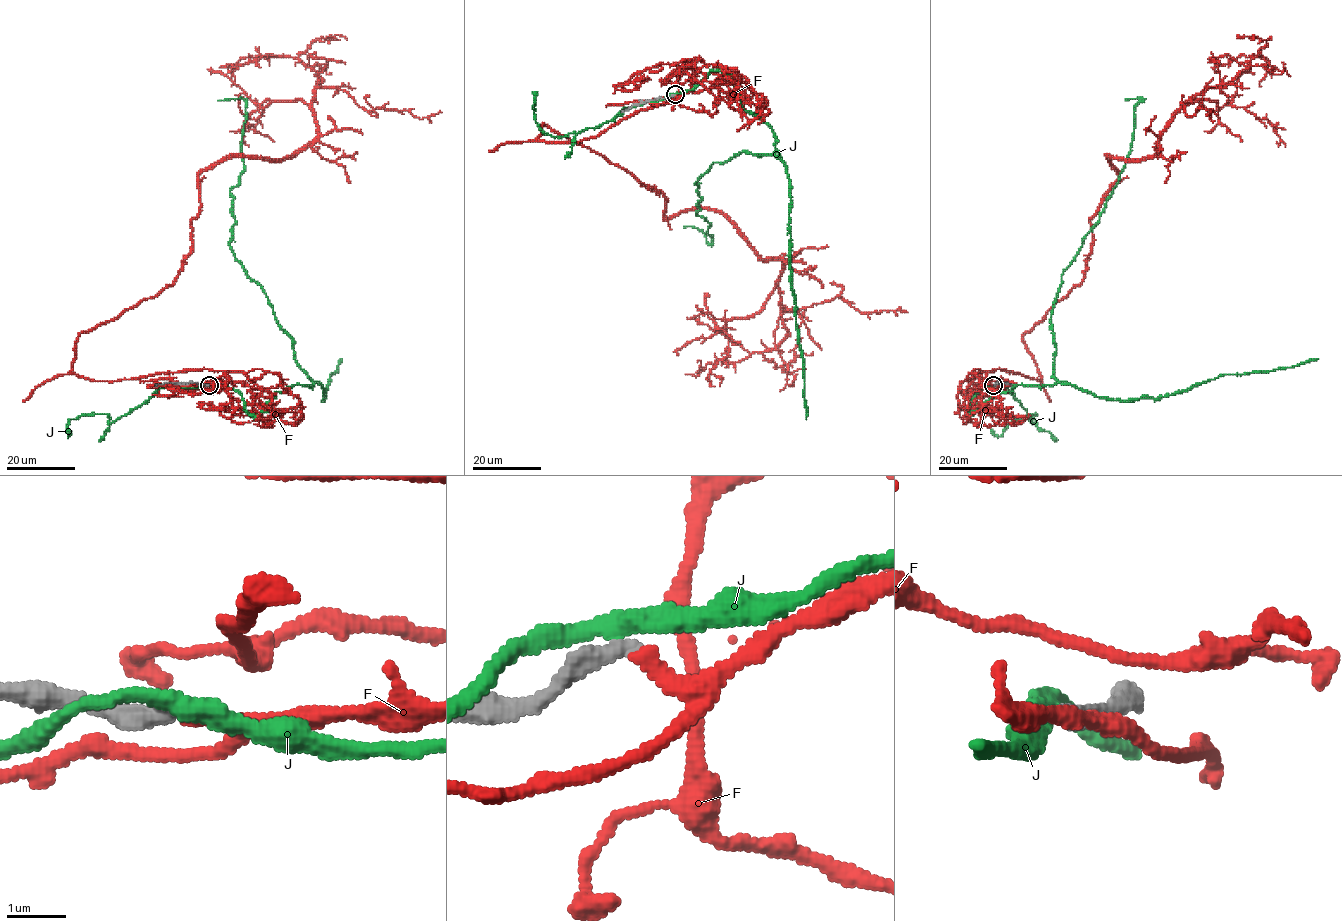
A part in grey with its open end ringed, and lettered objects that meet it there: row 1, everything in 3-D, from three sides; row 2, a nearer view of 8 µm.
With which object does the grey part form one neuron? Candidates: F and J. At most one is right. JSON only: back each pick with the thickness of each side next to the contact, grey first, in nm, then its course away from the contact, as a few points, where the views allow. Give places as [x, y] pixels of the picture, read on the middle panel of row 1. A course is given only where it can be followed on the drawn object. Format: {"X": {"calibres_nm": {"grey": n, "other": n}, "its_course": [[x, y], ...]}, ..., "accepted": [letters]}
{"accepted": []}

